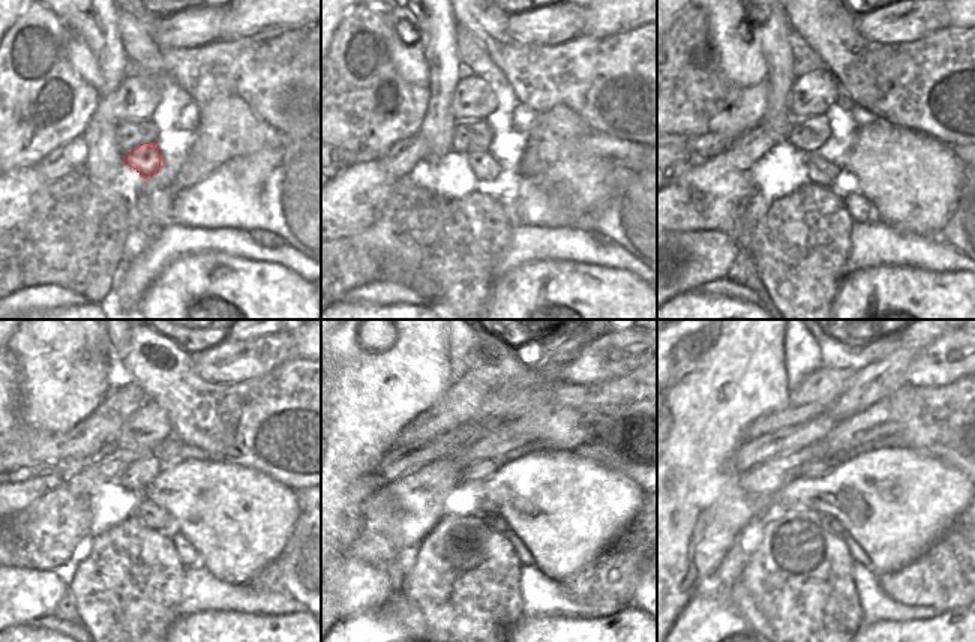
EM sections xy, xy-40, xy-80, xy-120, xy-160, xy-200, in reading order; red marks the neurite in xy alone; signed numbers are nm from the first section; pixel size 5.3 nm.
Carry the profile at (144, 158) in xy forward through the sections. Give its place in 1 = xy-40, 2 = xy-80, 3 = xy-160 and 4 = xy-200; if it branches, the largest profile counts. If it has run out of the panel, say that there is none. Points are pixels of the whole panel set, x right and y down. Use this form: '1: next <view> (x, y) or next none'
1: next xy-40 (483, 165)
2: next xy-80 (822, 173)
3: next xy-160 (491, 518)
4: next xy-200 (830, 522)

